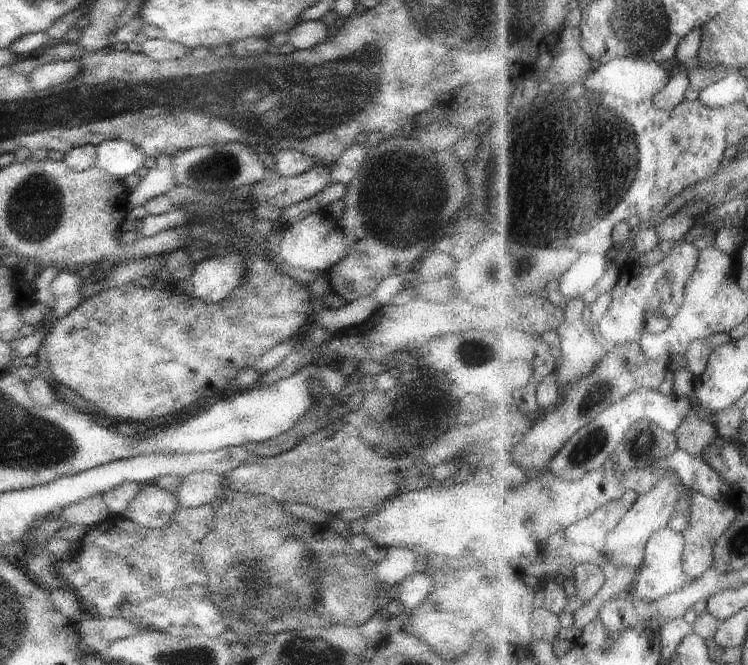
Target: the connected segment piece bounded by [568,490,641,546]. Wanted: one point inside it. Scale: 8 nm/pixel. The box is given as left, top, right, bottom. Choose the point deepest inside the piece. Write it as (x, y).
(591, 530)

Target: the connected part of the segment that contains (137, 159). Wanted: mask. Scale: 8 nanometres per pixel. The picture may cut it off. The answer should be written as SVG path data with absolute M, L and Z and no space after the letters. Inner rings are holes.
M108 139L97 146L96 166L124 180L138 172L147 160L146 153L126 139Z

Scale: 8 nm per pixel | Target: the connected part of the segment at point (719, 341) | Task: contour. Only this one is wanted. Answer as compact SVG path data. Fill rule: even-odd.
M718 333L714 337L692 342L692 346L688 348L688 354L685 357L687 359L687 368L692 370L698 378L701 377L708 370L708 366L710 366L712 354L721 346L732 341L730 333Z

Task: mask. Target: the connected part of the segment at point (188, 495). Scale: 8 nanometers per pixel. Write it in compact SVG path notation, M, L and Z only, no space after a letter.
M196 471L184 478L178 492L175 492L180 505L199 507L214 504L221 497L221 487L226 476L212 471Z

